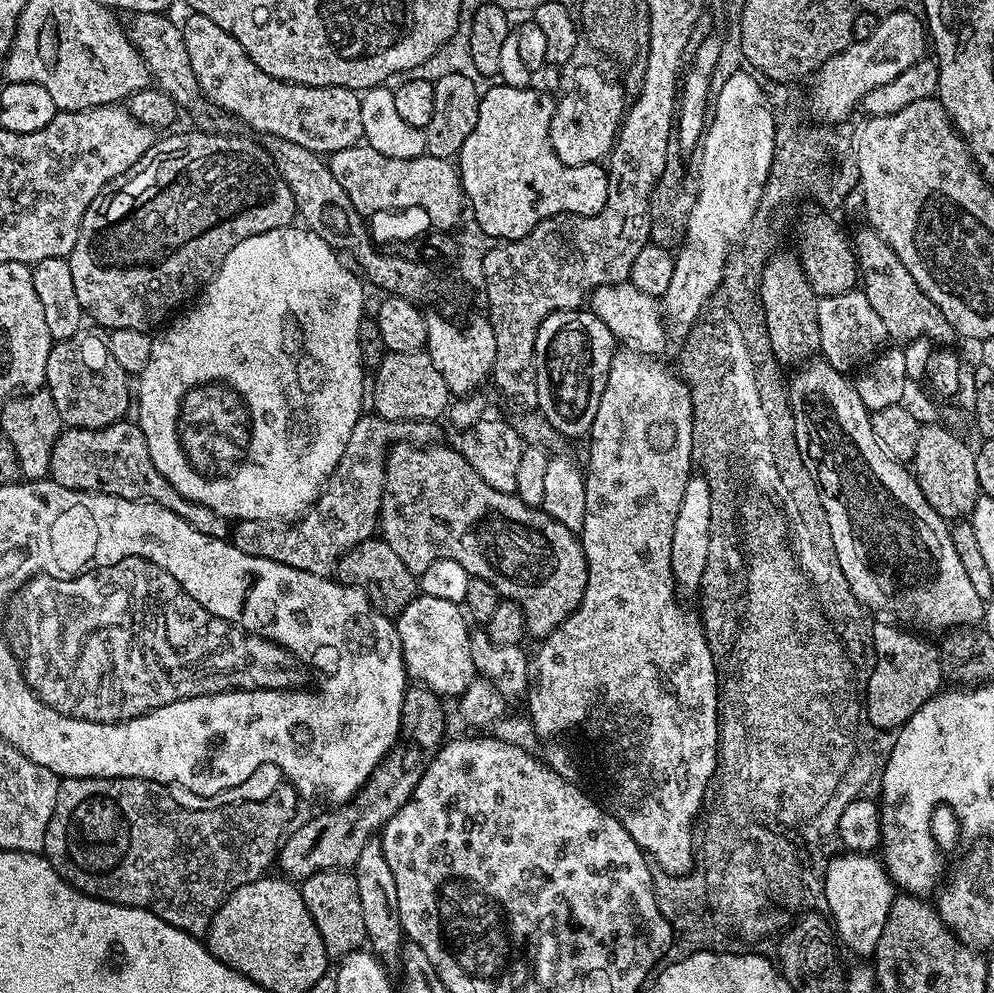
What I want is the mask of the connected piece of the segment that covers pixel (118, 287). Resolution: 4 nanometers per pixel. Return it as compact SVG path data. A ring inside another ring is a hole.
M191 131L180 132L177 136L161 135L156 143L150 146L150 150L146 150L146 154L142 154L142 158L138 158L138 162L134 162L134 166L129 172L111 180L98 193L94 202L90 202L90 206L82 218L78 242L74 242L74 250L66 259L70 266L70 274L74 278L74 290L78 294L78 302L82 306L85 317L89 321L93 320L93 322L91 321L93 325L101 324L101 326L96 325L101 329L121 328L122 330L148 332L155 324L163 325L173 315L172 308L179 309L181 307L179 304L183 300L191 301L201 289L212 281L216 271L222 266L226 254L230 254L230 250L234 250L234 246L238 246L238 242L246 242L246 238L254 238L254 234L266 234L266 230L289 227L297 219L294 194L290 194L290 186L286 186L282 174L278 174L276 164L261 143L256 141L255 144L254 141L240 136L241 134Z

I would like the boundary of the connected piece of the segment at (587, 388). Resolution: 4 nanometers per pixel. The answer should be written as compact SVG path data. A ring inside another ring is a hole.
M569 310L567 312L551 312L542 322L542 326L536 335L536 355L534 363L536 365L536 404L538 412L548 420L550 426L554 430L560 432L561 437L568 436L584 436L587 437L592 430L592 423L598 414L598 402L602 402L602 390L606 390L606 382L608 381L608 371L610 370L610 362L614 351L614 338L610 334L610 330L606 326L606 322L594 315L590 310Z

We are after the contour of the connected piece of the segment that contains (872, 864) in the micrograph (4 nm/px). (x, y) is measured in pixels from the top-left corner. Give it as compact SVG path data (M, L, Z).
M845 851L835 855L826 870L824 892L832 916L832 927L835 928L835 939L841 945L844 943L854 955L860 956L856 958L871 957L878 946L878 938L882 938L890 906L898 895L883 859L867 852Z

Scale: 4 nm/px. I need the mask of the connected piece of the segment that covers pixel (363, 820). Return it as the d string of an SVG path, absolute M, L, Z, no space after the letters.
M413 683L411 686L404 689L404 701L402 702L402 714L400 715L400 738L397 740L396 745L391 748L390 751L384 756L384 759L380 761L380 765L370 774L370 778L361 786L360 791L348 801L347 804L342 804L333 807L332 812L324 812L321 816L316 816L313 820L305 822L301 828L293 827L291 831L283 837L282 843L279 847L278 853L278 868L280 868L285 877L293 882L302 882L310 874L315 872L321 872L322 870L338 870L339 868L345 870L355 869L358 858L362 855L362 850L366 850L366 842L370 842L373 838L383 829L386 822L390 822L390 818L394 818L394 814L398 814L398 810L402 810L402 806L406 806L406 802L410 798L410 794L414 794L414 786L418 786L418 782L422 782L422 774L426 774L426 766L430 766L430 762L434 762L434 758L438 754L438 750L446 742L446 735L444 736L444 704L445 701L441 697L437 696L435 692L425 688L422 684Z

